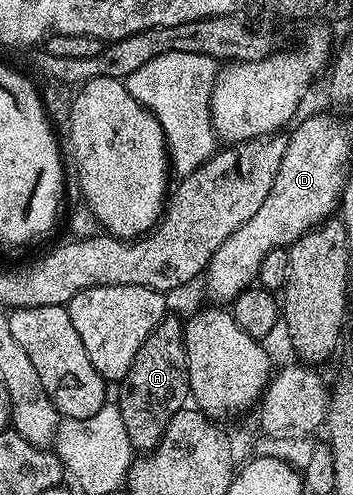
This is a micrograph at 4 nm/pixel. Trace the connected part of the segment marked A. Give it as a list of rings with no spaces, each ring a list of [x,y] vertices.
[[[167,315],[154,328],[152,335],[144,339],[140,351],[136,351],[136,359],[132,359],[128,375],[120,382],[119,389],[122,390],[118,393],[116,404],[120,419],[128,431],[130,448],[139,454],[149,455],[162,442],[168,423],[172,423],[172,415],[187,408],[190,397],[184,321],[181,316]]]

